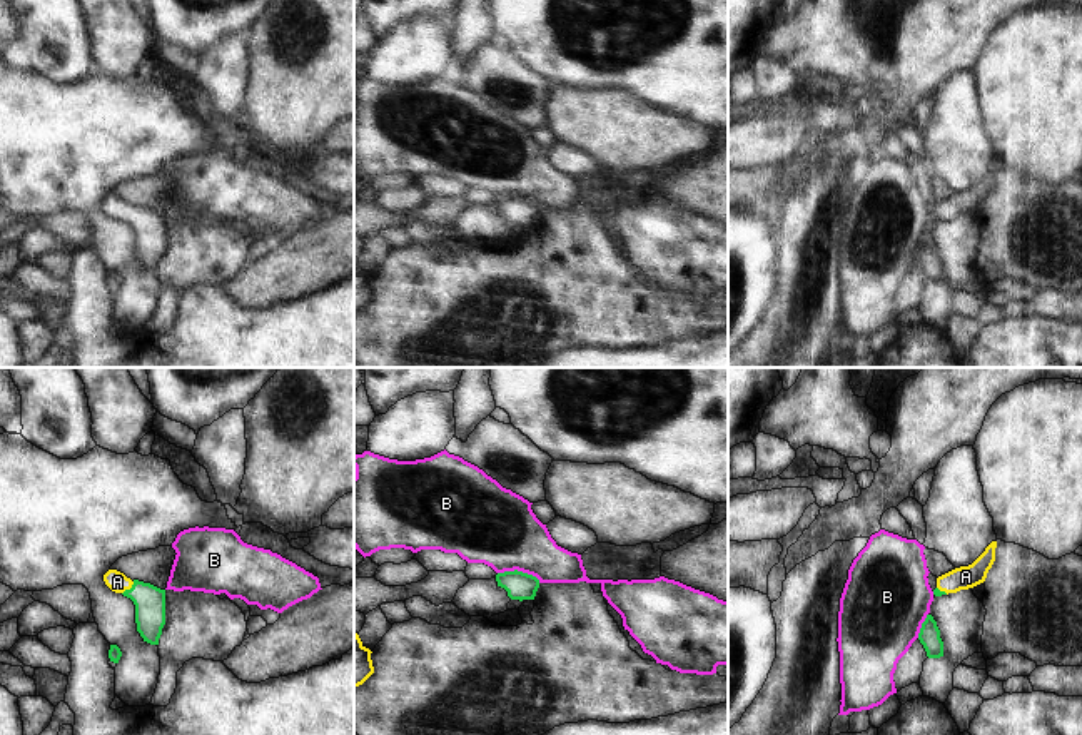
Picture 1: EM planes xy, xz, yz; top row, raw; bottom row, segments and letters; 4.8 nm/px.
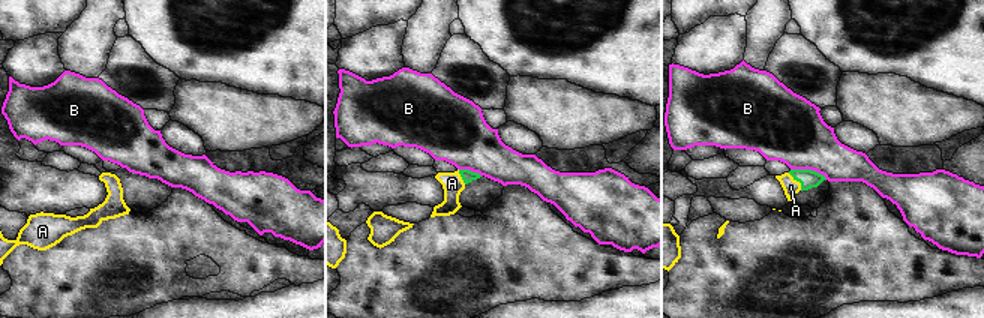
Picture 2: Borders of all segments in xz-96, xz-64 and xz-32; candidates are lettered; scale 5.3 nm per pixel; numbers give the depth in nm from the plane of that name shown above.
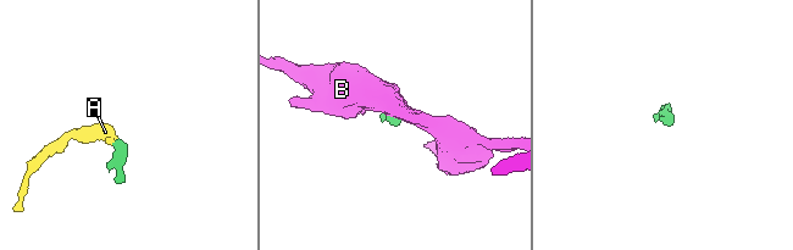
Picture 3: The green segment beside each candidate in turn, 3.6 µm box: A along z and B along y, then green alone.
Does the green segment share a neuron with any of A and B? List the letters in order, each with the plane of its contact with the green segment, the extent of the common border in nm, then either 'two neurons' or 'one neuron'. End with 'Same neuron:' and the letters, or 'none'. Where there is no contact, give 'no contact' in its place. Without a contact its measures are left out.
A: xy | 90 nm | one neuron
B: xz | 220 nm | two neurons
Same neuron: A

